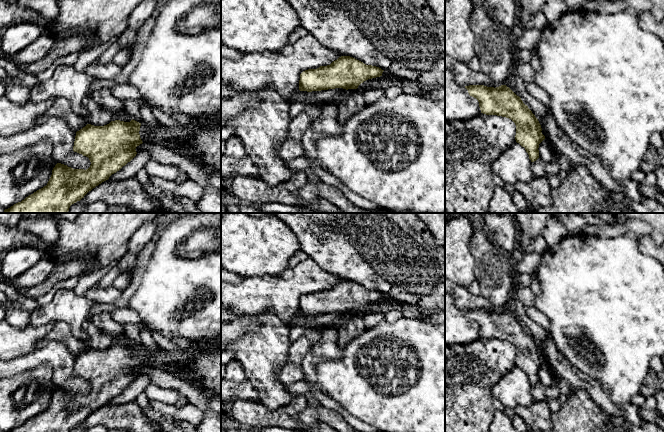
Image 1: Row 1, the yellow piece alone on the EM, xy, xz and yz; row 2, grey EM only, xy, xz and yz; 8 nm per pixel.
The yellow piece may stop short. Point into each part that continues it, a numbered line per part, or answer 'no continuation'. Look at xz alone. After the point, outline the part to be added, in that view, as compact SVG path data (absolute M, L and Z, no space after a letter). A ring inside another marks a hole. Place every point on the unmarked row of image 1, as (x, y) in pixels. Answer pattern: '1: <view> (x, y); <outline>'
no continuation

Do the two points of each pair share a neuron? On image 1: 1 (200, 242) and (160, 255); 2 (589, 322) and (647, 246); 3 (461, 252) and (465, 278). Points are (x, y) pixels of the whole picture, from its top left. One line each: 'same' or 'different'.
1: different
2: different
3: same

